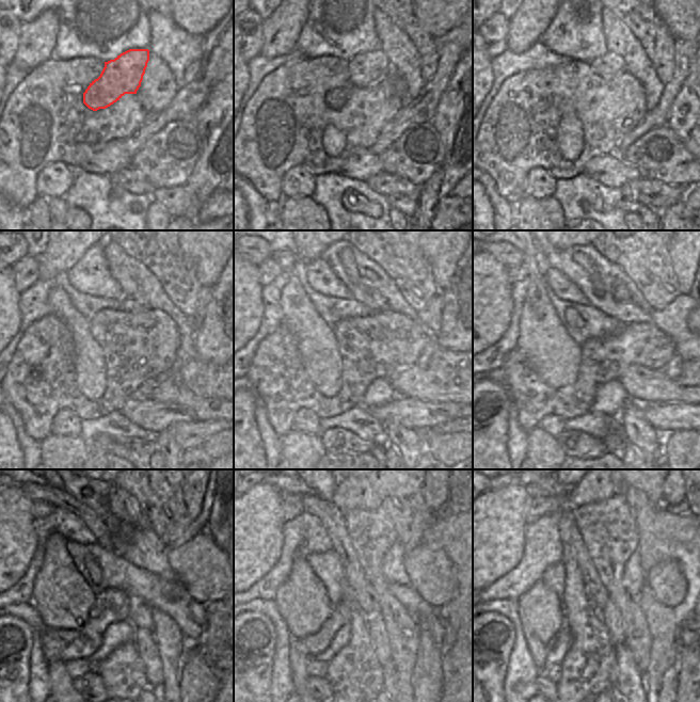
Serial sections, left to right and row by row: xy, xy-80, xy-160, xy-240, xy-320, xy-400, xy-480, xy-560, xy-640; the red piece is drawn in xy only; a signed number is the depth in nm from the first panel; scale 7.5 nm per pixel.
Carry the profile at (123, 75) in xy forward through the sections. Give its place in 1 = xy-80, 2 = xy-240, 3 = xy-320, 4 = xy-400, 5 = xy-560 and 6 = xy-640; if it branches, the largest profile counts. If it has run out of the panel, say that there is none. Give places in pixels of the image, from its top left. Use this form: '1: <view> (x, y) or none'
1: xy-80 (368, 68)
2: xy-240 (136, 302)
3: xy-320 (378, 302)
4: xy-400 (618, 291)
5: xy-560 (352, 492)
6: xy-640 (588, 491)

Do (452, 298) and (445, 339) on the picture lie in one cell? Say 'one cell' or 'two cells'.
one cell

